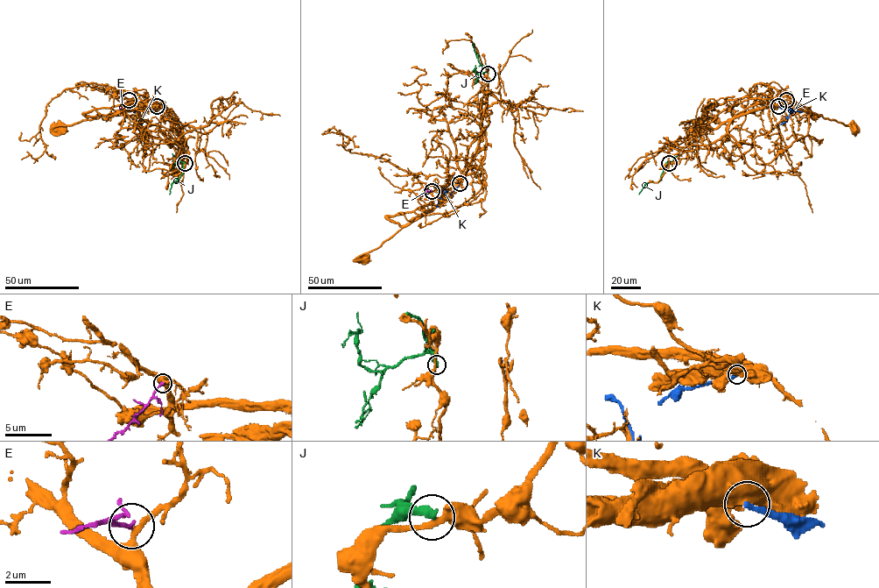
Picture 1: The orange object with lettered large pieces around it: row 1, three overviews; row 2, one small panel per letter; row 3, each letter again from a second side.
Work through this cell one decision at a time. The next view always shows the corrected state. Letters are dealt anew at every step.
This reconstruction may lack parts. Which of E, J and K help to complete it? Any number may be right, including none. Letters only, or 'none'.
E

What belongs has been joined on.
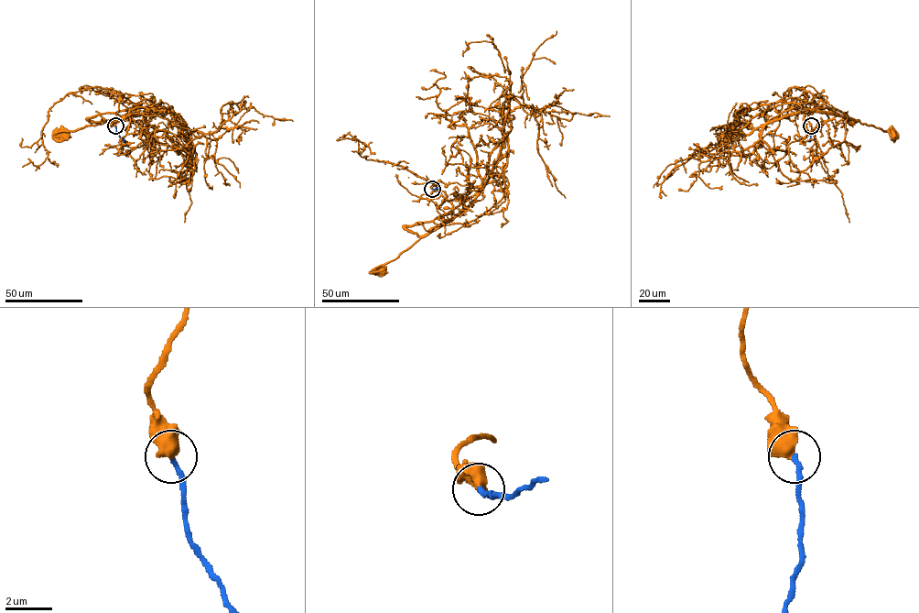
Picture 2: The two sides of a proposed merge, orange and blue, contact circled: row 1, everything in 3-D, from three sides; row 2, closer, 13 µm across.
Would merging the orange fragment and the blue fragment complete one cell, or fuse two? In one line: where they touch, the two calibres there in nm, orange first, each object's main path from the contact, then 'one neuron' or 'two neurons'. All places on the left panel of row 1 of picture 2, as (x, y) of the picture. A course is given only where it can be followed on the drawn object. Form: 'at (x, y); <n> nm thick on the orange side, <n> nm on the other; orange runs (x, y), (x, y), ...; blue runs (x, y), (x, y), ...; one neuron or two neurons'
at (115, 125); 600 nm thick on the orange side, 200 nm on the other; orange runs (115, 125), (119, 92), (135, 104), (137, 114), (135, 116), (56, 134), (64, 136); blue runs (115, 125), (124, 142); one neuron

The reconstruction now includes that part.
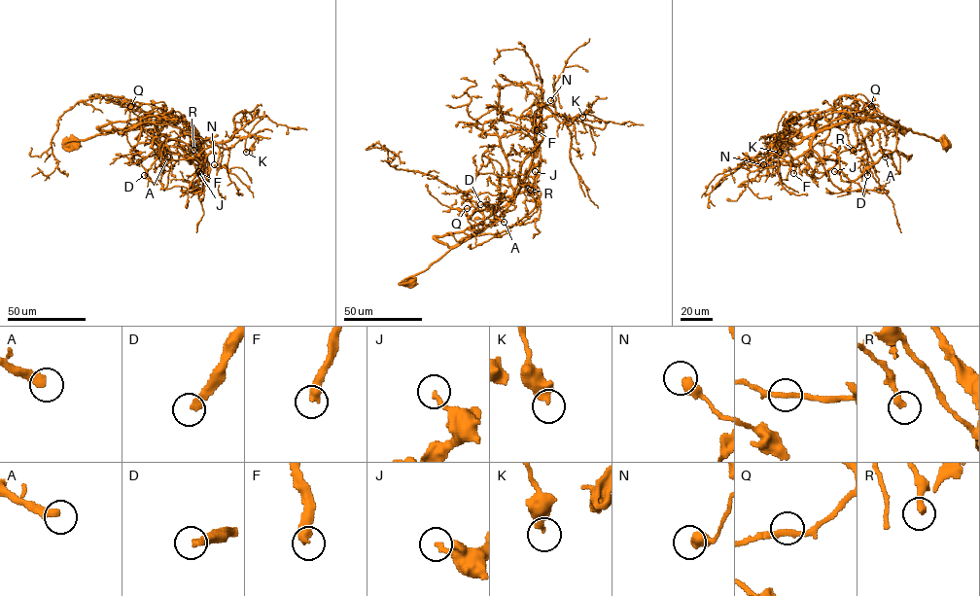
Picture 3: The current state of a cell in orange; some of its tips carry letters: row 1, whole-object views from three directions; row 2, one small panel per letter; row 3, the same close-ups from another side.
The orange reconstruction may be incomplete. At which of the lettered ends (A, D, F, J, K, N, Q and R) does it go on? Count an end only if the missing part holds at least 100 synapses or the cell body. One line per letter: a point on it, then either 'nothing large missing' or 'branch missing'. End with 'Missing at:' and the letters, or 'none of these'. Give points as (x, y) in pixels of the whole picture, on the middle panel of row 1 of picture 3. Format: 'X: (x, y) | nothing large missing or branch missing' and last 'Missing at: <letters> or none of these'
A: (504, 222) | nothing large missing
D: (480, 204) | branch missing
F: (537, 130) | branch missing
J: (535, 171) | nothing large missing
K: (582, 117) | nothing large missing
N: (550, 100) | nothing large missing
Q: (467, 208) | nothing large missing
R: (530, 190) | nothing large missing
Missing at: D, F

